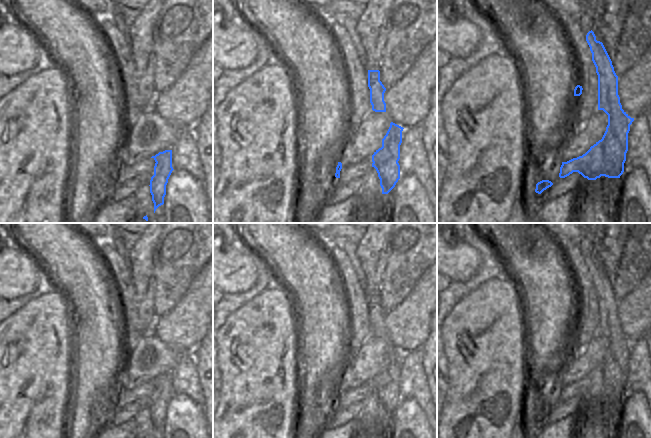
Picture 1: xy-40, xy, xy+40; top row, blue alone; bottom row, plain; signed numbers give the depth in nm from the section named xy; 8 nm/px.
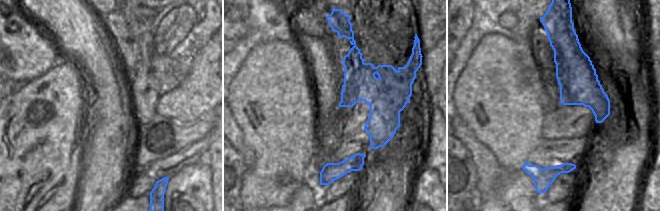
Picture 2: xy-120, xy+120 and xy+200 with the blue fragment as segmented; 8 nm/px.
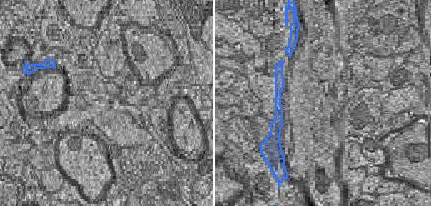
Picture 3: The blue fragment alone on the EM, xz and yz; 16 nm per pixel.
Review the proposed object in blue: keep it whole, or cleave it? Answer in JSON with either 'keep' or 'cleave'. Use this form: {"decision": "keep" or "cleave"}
{"decision": "cleave"}

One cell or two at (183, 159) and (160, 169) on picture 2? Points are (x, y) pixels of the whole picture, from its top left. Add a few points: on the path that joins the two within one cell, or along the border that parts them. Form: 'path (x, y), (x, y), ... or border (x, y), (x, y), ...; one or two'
path (177, 161), (166, 167); one

